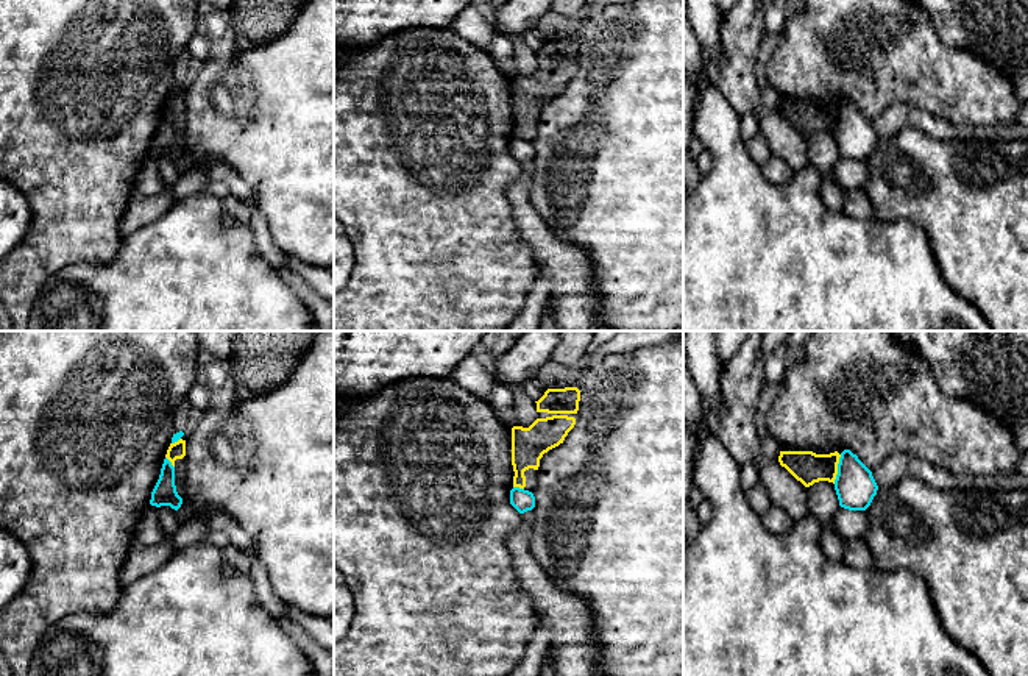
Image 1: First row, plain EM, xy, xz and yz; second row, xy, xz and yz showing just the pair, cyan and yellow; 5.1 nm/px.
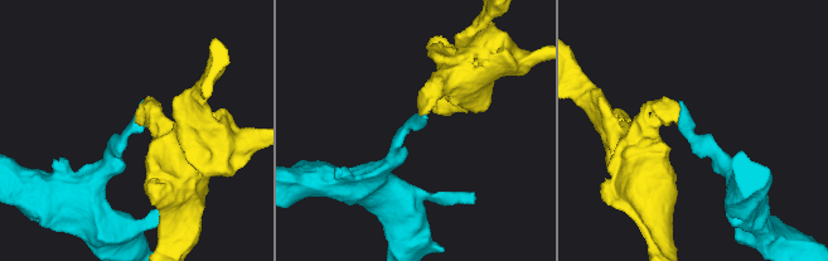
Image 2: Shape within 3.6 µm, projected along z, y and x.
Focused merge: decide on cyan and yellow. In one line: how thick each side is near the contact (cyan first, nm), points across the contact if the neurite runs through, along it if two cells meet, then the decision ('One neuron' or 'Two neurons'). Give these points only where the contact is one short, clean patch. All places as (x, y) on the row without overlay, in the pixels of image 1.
Thickness 200 nm (cyan) against 160 nm. Boundary: yz (841, 105), (833, 133). Two neurons

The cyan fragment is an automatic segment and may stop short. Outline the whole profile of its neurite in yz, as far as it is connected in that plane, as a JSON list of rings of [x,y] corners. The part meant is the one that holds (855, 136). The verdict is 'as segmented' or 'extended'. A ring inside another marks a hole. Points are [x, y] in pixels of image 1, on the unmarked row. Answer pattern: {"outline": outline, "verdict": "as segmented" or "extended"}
{"outline": [[[844,100],[838,114],[835,141],[841,158],[849,161],[866,161],[877,145],[878,136],[872,122],[858,106],[850,100]]], "verdict": "as segmented"}

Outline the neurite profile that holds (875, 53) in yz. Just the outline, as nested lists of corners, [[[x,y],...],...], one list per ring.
[[[805,0],[805,8],[786,19],[769,58],[767,75],[771,89],[782,101],[841,105],[850,100],[870,122],[891,105],[911,105],[956,126],[1000,126],[1019,123],[1025,105],[995,66],[975,53],[942,44],[928,12],[916,0]]]

